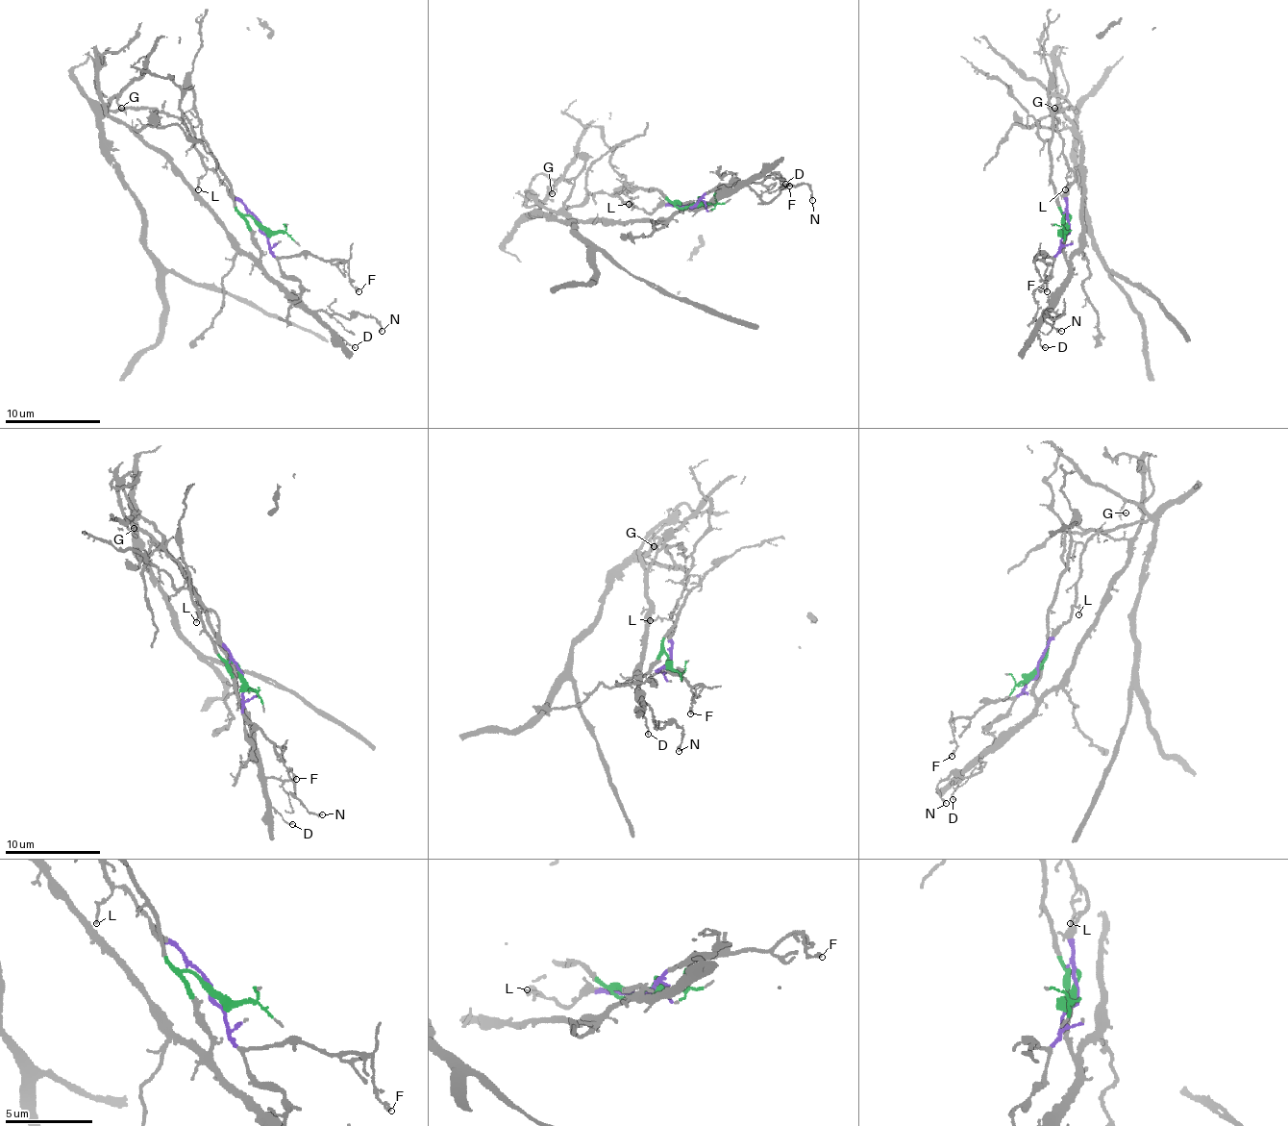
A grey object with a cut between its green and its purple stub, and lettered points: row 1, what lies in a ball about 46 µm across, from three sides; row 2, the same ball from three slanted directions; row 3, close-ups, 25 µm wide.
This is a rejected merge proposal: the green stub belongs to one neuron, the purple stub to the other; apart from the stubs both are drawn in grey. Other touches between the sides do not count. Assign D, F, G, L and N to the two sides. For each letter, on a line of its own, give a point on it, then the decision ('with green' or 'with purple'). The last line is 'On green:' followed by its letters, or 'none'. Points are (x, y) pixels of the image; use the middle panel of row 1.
D: at (785, 184); with green
F: at (789, 186); with purple
G: at (552, 193); with purple
L: at (629, 204); with purple
N: at (812, 200); with green
On green: D, N

